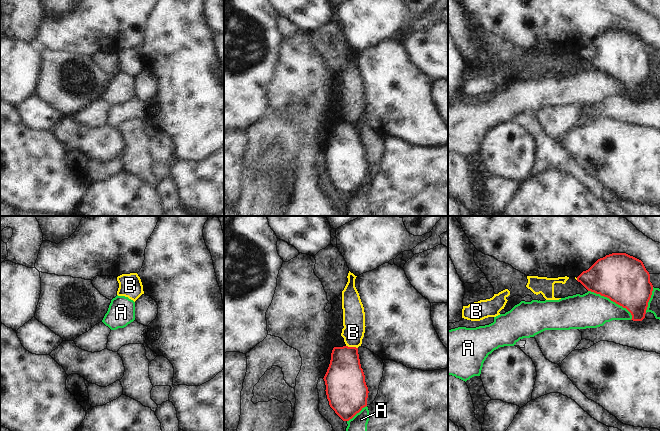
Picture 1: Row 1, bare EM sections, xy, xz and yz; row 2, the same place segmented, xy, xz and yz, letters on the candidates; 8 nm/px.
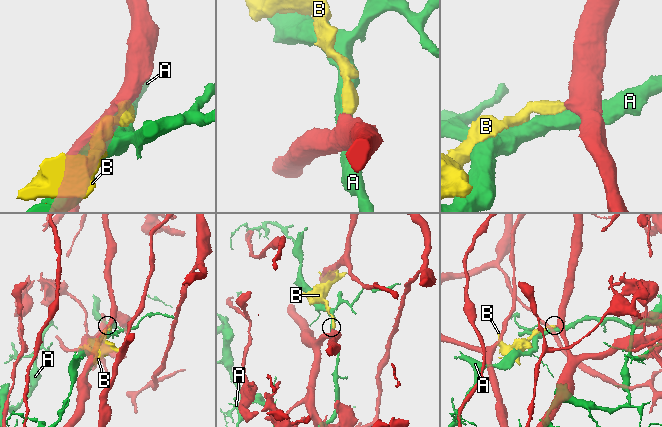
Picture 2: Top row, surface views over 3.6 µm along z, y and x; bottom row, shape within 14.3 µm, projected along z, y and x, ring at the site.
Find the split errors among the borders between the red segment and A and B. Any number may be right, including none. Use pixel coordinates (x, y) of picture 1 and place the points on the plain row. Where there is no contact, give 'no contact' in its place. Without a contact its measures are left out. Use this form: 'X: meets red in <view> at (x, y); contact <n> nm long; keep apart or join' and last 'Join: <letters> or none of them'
A: meets red in yz at (612, 76); contact 420 nm long; keep apart
B: meets red in xz at (352, 123); contact 100 nm long; keep apart
Join: none of them

